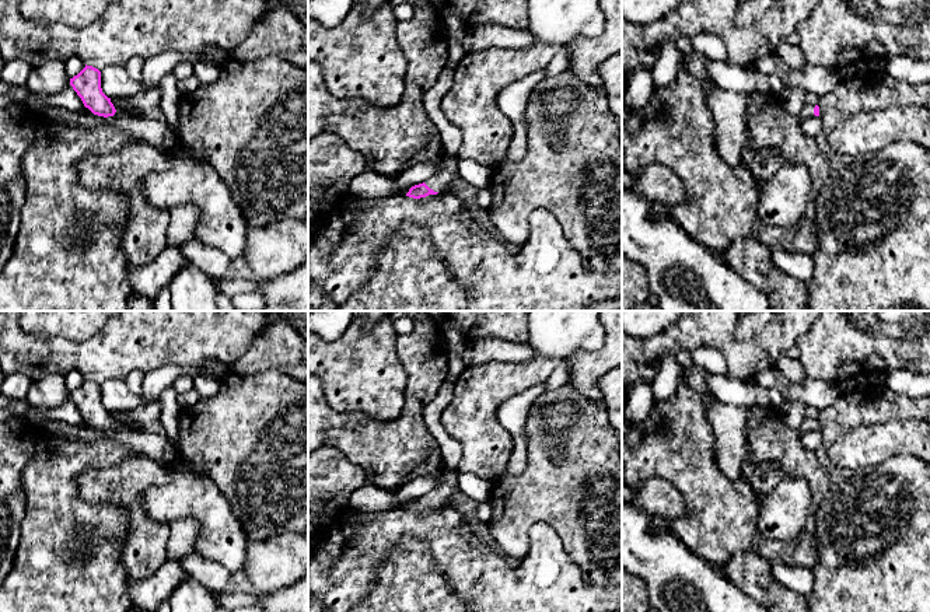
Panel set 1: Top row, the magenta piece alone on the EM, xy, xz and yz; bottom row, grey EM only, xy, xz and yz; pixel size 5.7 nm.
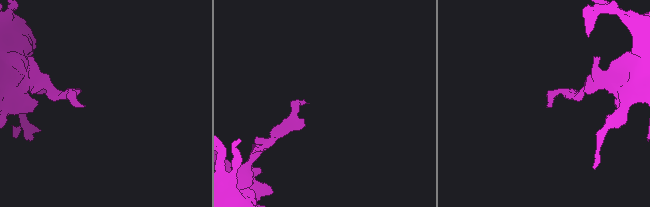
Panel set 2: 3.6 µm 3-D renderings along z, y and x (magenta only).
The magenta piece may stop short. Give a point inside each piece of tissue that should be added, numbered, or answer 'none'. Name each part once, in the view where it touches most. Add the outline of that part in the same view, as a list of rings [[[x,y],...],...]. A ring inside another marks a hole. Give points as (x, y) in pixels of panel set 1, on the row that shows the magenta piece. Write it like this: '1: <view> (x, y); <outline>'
1: xz (439, 182); [[[444,157],[443,167],[437,174],[430,176],[424,183],[434,192],[443,193],[458,175],[458,160],[457,157]]]

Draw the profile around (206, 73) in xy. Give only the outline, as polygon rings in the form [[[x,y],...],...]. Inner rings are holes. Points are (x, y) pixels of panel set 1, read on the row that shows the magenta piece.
[[[199,62],[193,67],[193,76],[200,81],[200,84],[211,84],[218,78],[220,69],[211,63]]]

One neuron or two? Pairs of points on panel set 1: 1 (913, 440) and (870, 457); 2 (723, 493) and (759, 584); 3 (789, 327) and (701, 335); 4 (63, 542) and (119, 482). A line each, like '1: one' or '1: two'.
1: one
2: two
3: one
4: two

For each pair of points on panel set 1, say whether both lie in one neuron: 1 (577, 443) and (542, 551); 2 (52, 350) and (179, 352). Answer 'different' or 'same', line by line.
1: different
2: same

